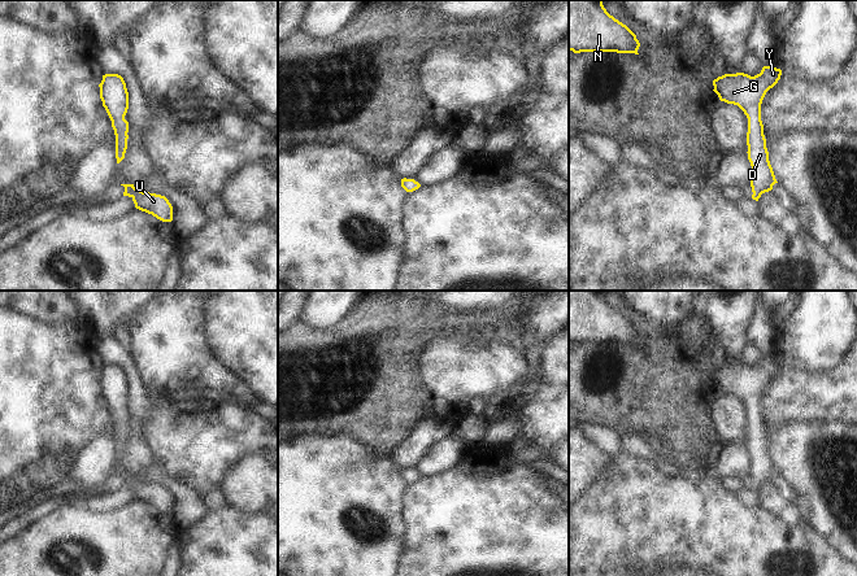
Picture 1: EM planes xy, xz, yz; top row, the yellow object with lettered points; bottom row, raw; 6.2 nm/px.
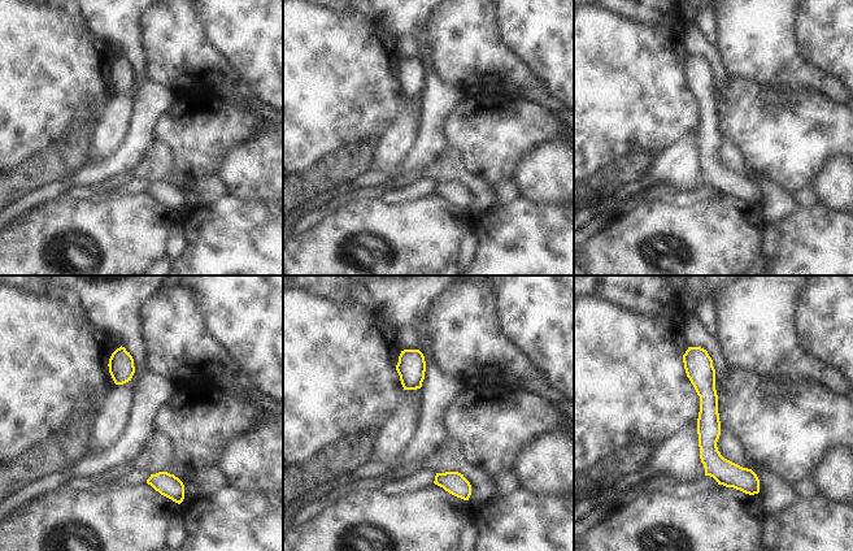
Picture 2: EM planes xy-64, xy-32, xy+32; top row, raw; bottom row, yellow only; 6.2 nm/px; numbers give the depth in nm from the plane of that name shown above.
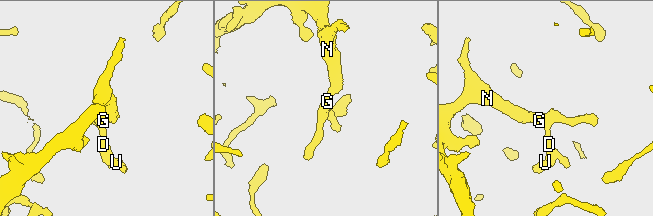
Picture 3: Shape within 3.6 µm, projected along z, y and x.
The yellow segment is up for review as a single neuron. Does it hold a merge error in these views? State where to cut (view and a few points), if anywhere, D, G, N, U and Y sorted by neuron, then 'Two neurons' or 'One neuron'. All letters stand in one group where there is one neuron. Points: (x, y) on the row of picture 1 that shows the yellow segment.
No split. Groups: D G N U Y. One neuron

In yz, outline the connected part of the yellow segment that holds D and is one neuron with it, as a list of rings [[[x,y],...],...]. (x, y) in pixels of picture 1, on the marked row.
[[[764,66],[761,73],[754,77],[736,73],[725,74],[713,80],[713,91],[719,100],[738,105],[748,118],[747,153],[752,166],[752,198],[756,201],[778,183],[769,161],[761,121],[761,104],[766,92],[778,83],[780,75],[780,69]]]

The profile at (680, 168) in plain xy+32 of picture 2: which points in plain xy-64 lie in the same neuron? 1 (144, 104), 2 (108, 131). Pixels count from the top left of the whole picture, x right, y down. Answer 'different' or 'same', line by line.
1: different
2: same

